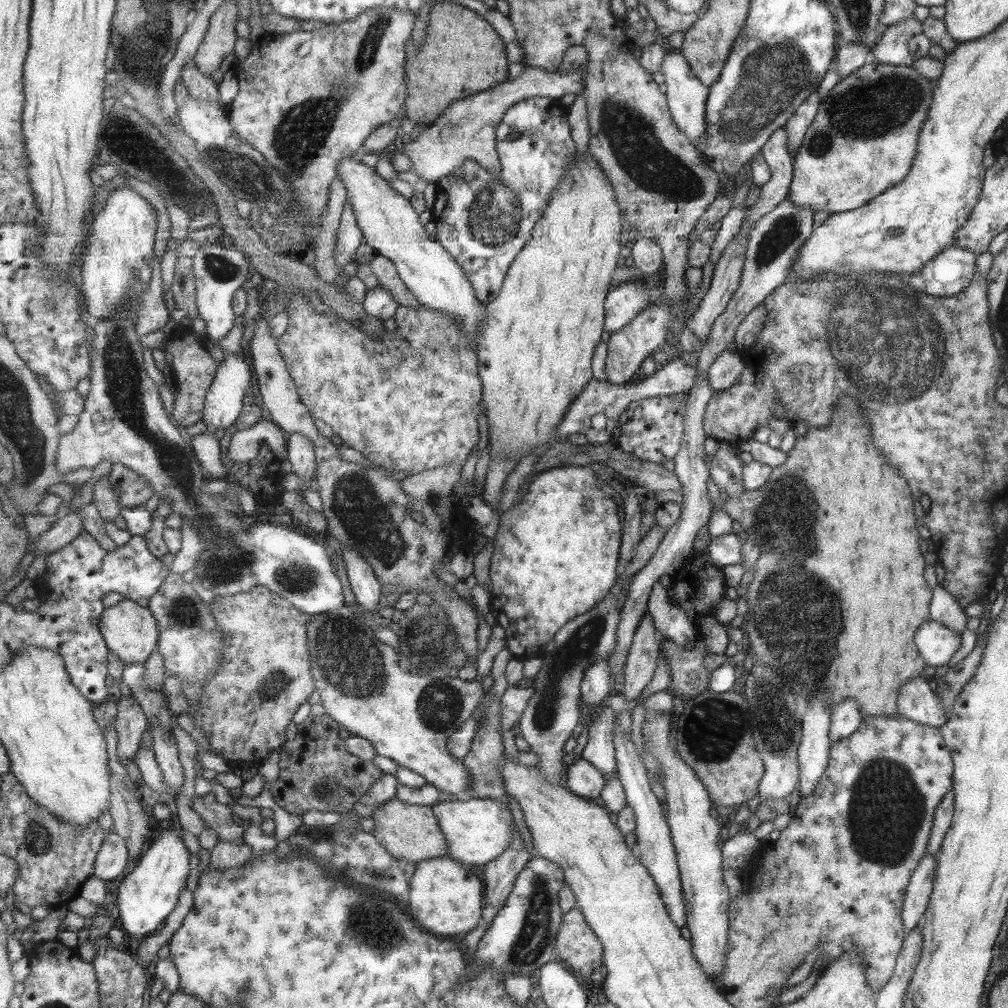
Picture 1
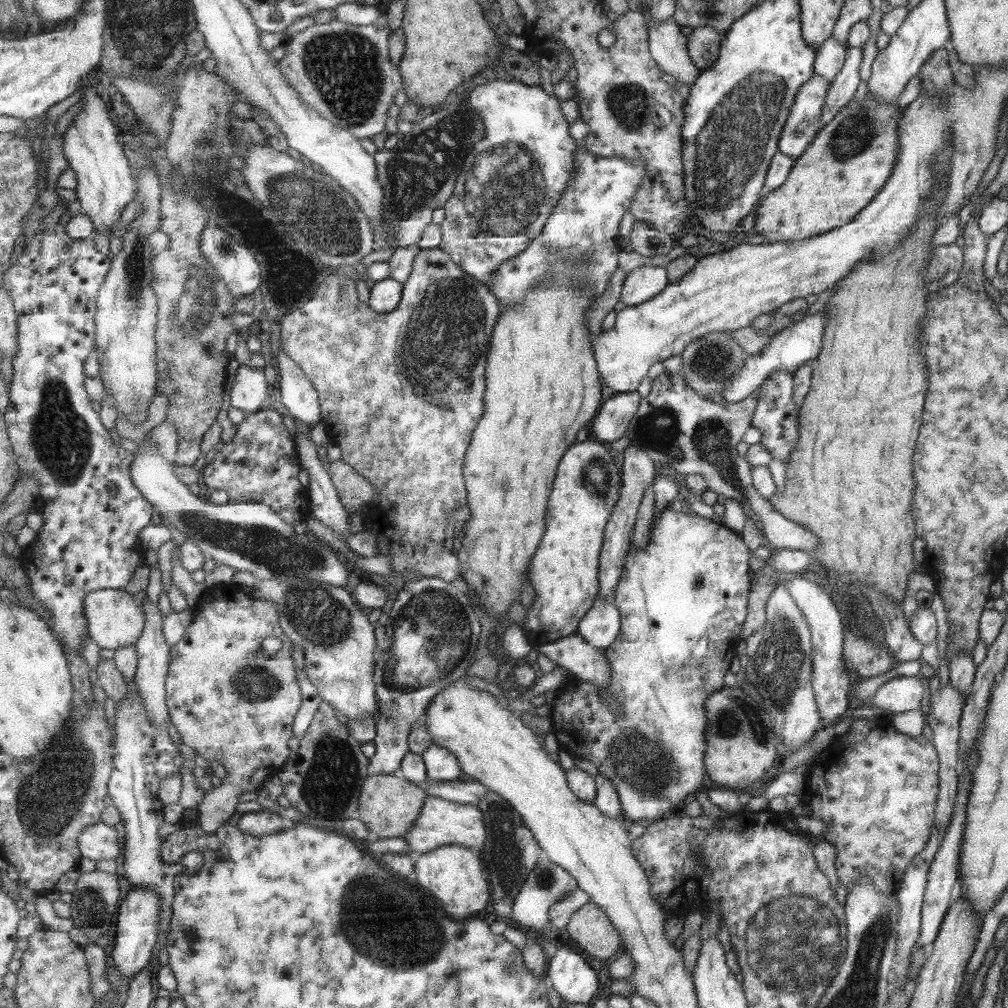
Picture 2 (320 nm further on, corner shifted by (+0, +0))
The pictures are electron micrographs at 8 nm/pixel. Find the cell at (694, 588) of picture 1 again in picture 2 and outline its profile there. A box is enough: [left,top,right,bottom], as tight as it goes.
[550,507,751,822]

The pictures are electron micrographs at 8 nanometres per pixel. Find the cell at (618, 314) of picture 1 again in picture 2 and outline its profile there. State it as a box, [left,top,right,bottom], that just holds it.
[620,267,670,307]

